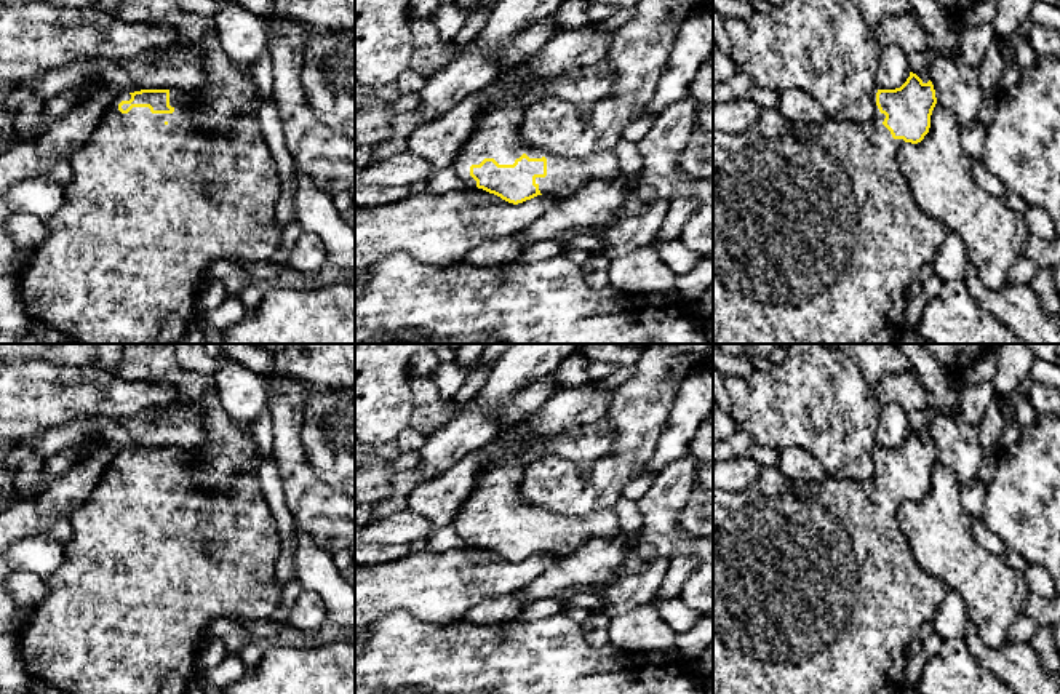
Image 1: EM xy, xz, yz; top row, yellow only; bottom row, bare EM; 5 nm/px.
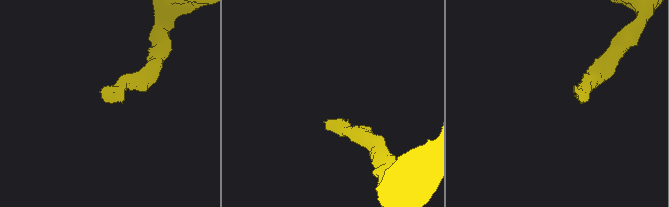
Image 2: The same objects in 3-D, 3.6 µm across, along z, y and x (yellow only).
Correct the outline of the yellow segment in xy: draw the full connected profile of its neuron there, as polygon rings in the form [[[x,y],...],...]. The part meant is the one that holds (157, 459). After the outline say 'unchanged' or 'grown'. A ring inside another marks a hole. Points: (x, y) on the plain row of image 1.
[[[141,448],[115,453],[90,499],[69,517],[74,536],[64,544],[64,558],[54,572],[43,577],[46,595],[30,606],[30,617],[18,635],[22,664],[34,681],[46,683],[64,694],[184,694],[187,684],[195,680],[200,644],[214,620],[230,616],[243,620],[264,620],[280,608],[283,585],[275,577],[280,534],[257,481],[257,465],[245,465],[233,483],[232,494],[214,499],[197,486],[195,477],[189,470],[192,453],[181,448]]] | grown

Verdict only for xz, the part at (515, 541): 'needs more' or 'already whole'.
needs more

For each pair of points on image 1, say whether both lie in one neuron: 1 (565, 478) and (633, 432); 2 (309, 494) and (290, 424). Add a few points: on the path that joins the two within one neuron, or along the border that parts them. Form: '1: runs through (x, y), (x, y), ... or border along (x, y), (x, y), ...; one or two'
1: runs through (585, 483), (595, 483), (625, 453); one
2: runs through (298, 477), (290, 459), (290, 442); one

